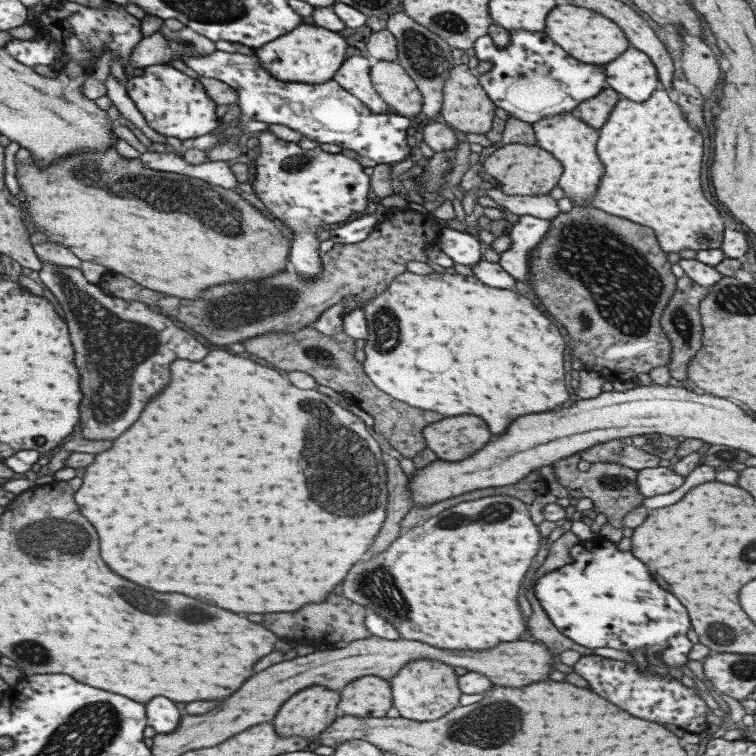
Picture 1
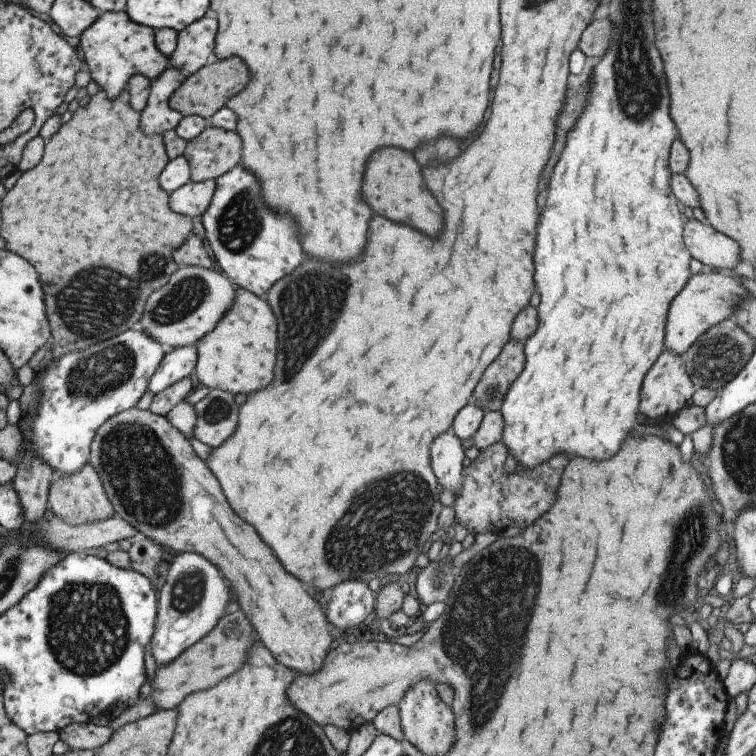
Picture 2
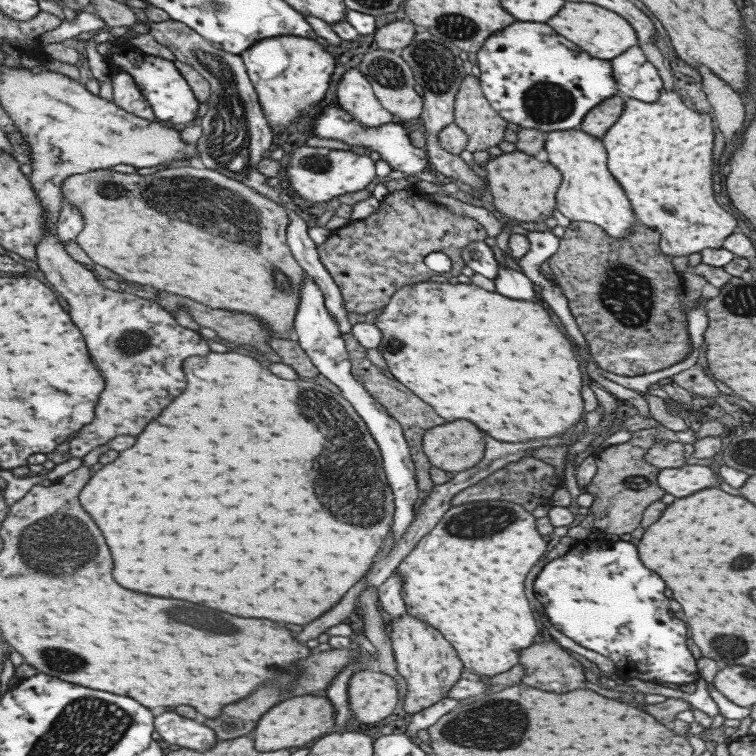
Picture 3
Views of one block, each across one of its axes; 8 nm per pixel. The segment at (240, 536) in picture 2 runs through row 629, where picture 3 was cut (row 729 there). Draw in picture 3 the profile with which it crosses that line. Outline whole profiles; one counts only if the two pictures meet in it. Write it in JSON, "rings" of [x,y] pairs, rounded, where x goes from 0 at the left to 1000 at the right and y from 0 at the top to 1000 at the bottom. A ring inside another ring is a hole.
{"rings":[[[390,921],[361,937],[356,937],[340,955],[335,966],[337,992],[372,992],[372,989],[398,989],[406,981],[437,968],[443,950],[443,939],[430,922]]]}

